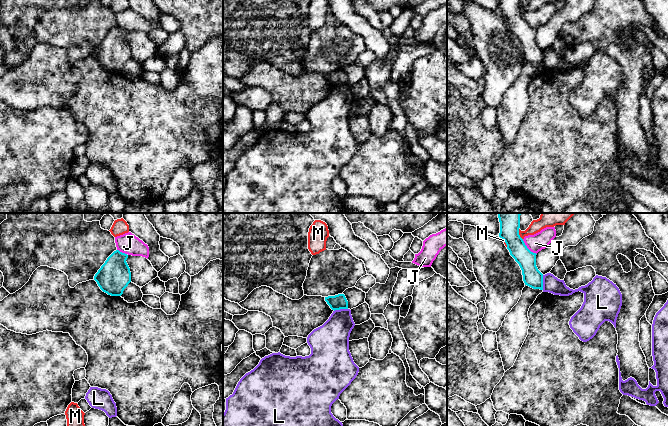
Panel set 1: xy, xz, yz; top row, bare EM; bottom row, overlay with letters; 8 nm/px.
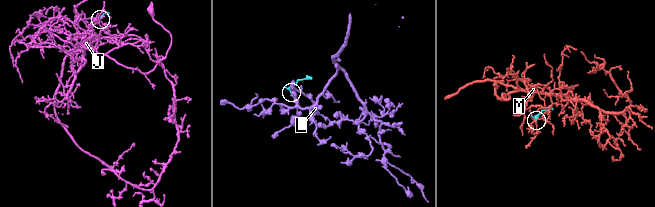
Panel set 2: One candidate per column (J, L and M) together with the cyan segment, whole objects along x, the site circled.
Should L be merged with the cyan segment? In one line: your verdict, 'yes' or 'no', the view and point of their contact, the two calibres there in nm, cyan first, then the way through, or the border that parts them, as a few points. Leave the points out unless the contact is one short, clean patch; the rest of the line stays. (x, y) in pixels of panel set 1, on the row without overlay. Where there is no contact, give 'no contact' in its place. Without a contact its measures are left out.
no; contact yz (542, 58); calibres 160 and 140 nm; border yz (542, 51), (543, 65)

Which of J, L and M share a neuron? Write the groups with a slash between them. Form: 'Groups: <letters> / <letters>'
Groups: J / L / M

